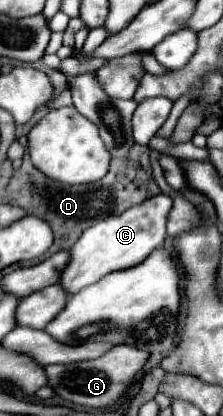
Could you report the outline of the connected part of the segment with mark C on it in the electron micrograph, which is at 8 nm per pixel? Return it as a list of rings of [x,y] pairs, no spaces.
[[[160,193],[156,197],[146,199],[140,205],[134,205],[126,209],[122,215],[110,215],[102,221],[98,221],[94,227],[86,229],[82,237],[72,247],[72,261],[62,271],[60,285],[68,293],[78,293],[80,289],[100,281],[110,271],[128,269],[142,259],[146,259],[156,247],[164,245],[166,239],[166,219],[172,209],[172,197],[166,193]]]

